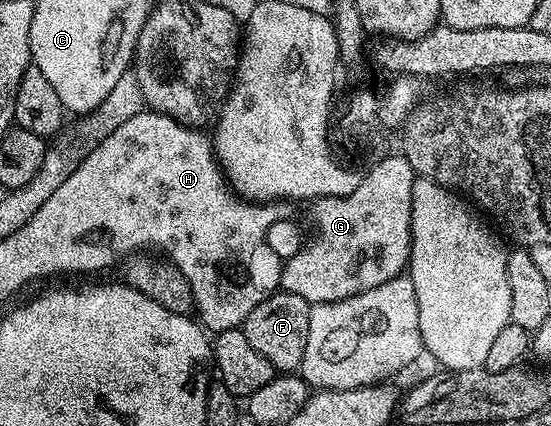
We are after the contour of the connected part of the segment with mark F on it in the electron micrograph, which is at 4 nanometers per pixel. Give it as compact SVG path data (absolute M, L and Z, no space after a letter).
M277 290L267 296L244 319L242 330L250 341L250 346L270 362L273 369L280 374L292 374L299 369L306 354L306 338L310 338L310 310L312 305L298 294Z

